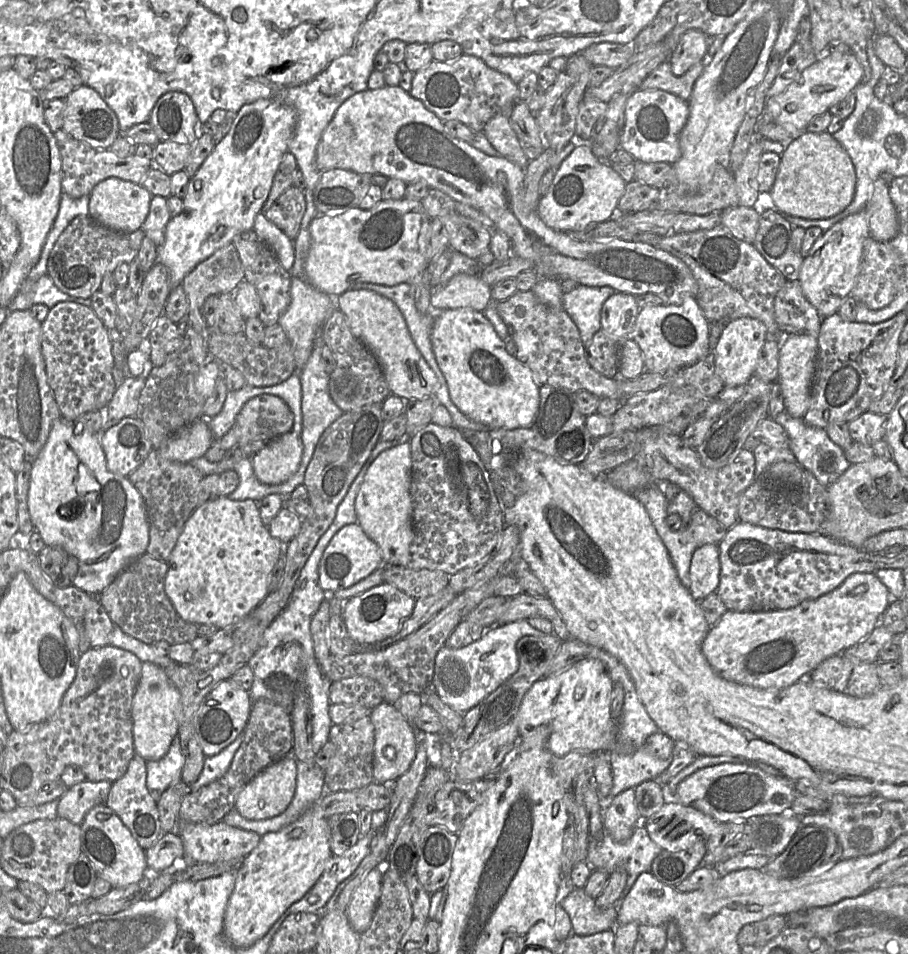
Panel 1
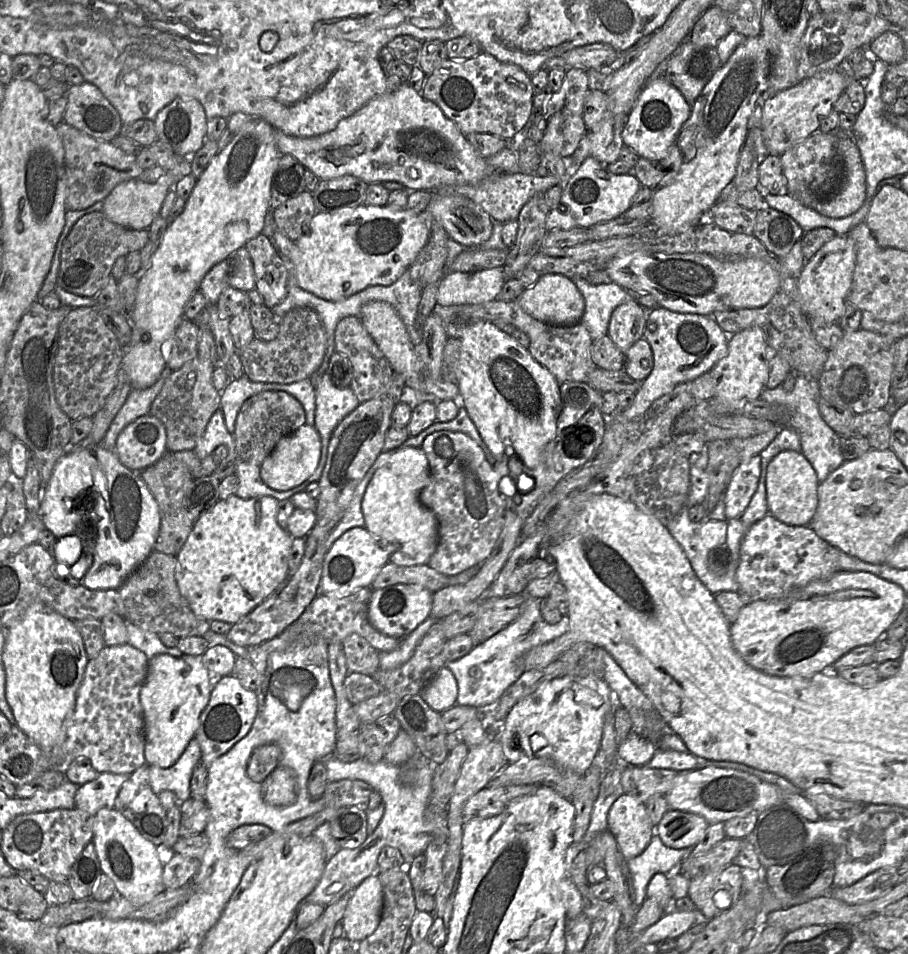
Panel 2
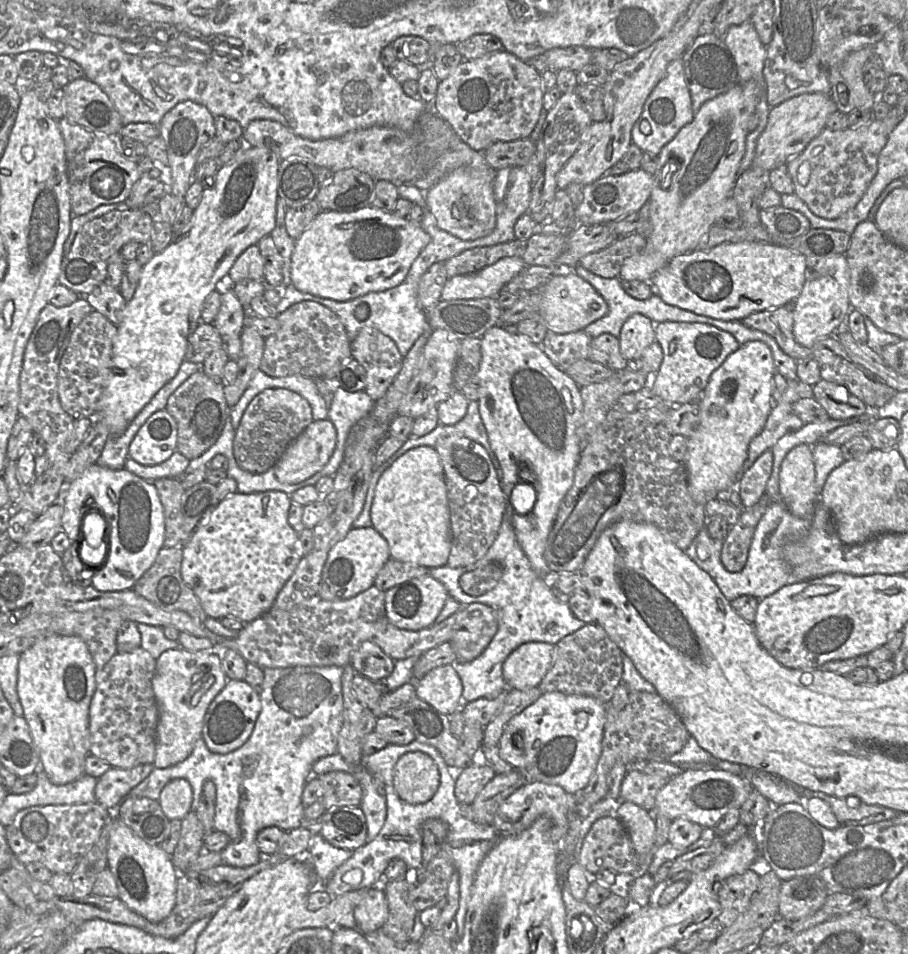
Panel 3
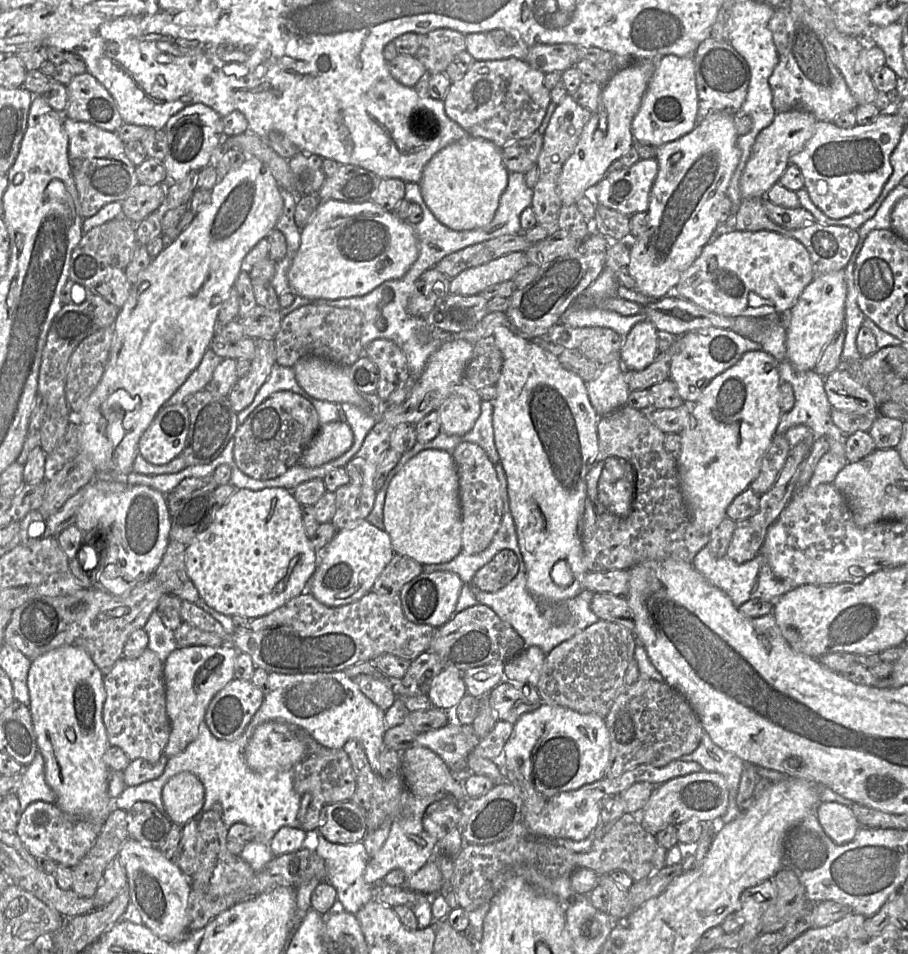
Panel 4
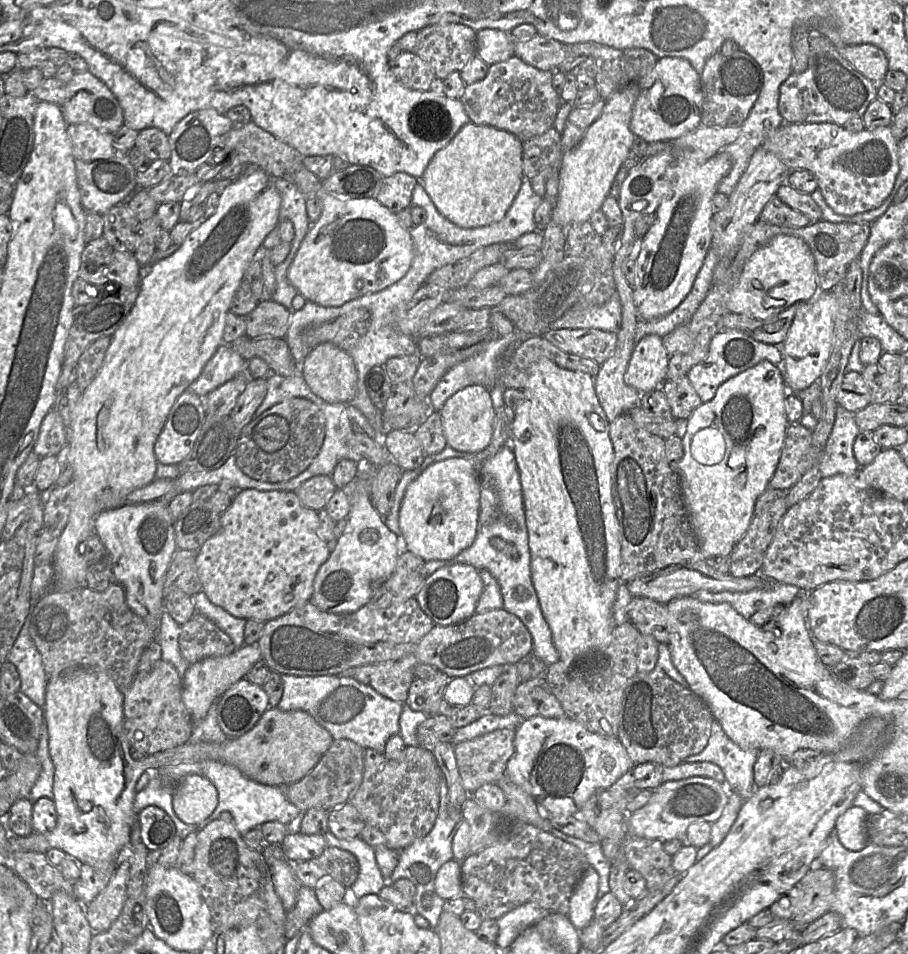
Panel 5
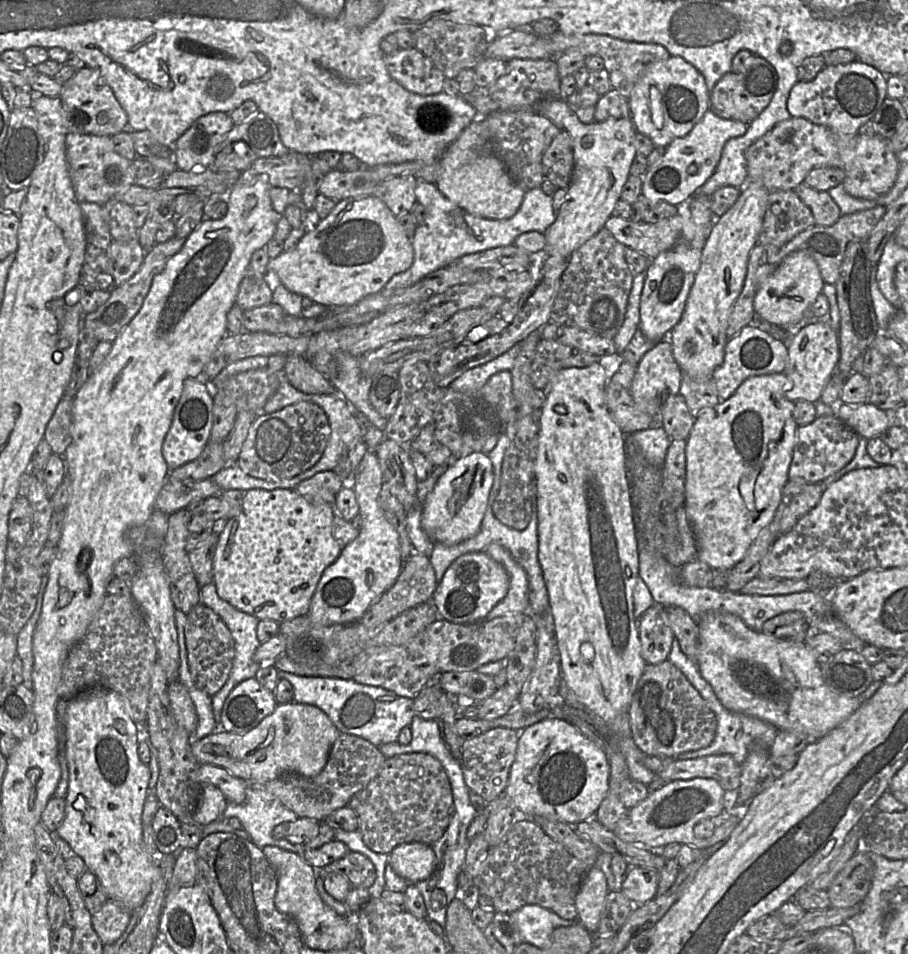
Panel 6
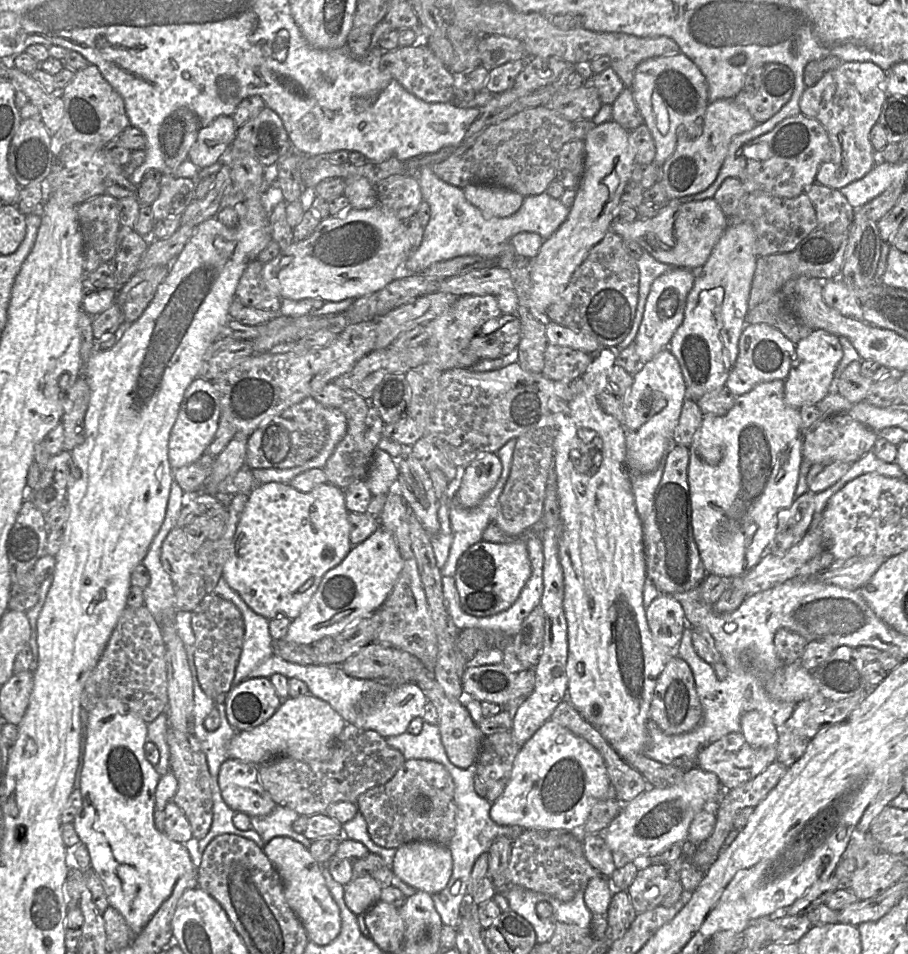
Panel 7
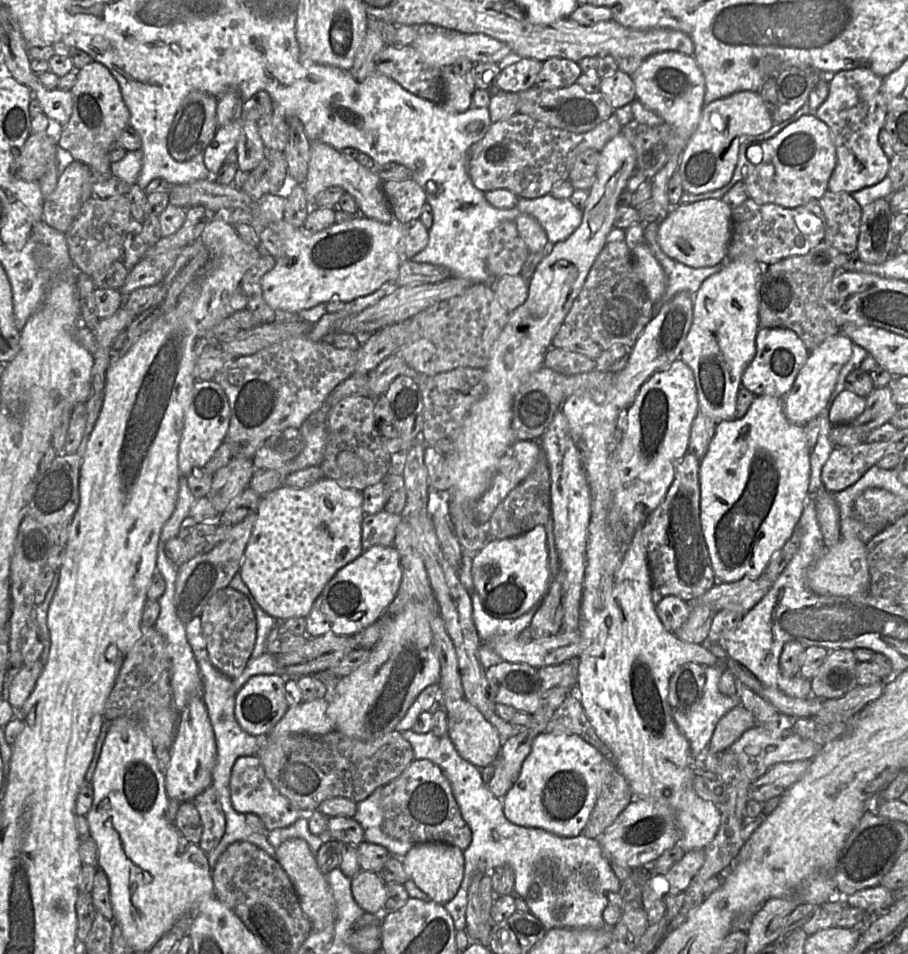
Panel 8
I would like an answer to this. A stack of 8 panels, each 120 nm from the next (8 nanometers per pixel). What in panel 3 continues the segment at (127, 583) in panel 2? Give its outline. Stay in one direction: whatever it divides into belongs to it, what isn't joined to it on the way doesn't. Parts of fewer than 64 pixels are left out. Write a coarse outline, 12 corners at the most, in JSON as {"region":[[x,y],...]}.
{"region":[[163,547],[133,590],[165,611],[208,616],[183,581],[181,547]]}

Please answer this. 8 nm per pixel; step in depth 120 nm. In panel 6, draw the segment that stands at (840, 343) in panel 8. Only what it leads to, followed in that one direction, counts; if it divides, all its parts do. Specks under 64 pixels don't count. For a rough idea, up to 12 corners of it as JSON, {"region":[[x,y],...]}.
{"region":[[828,319],[795,332],[786,397],[819,402],[840,357]]}

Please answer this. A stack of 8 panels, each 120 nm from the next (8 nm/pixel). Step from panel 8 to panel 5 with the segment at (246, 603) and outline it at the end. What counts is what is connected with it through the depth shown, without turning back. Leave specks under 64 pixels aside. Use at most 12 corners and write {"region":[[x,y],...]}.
{"region":[[200,613],[181,626],[188,665],[235,651],[231,638]]}

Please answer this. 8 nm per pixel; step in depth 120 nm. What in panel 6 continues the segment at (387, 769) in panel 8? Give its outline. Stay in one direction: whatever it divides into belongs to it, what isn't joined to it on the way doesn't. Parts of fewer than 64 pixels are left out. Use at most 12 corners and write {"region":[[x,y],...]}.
{"region":[[340,732],[316,776],[263,785],[298,818],[348,806],[386,757]]}

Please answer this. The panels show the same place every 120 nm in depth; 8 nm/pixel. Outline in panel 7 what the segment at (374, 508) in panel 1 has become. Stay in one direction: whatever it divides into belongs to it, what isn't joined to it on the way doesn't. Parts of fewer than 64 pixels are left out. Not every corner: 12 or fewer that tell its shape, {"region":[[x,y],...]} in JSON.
{"region":[[484,453],[460,472],[455,498],[478,505],[502,472],[496,453]]}

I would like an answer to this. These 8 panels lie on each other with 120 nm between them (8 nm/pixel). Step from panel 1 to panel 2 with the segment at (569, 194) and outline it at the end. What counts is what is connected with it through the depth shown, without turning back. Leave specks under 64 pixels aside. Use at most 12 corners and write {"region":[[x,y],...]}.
{"region":[[586,158],[562,186],[546,229],[622,215],[641,187]]}

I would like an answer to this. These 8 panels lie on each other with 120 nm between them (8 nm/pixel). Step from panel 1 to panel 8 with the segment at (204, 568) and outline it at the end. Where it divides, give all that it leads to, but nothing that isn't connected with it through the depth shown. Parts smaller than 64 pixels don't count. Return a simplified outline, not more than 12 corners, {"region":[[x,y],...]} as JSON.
{"region":[[322,477],[262,496],[239,573],[306,618],[359,557],[361,491]]}

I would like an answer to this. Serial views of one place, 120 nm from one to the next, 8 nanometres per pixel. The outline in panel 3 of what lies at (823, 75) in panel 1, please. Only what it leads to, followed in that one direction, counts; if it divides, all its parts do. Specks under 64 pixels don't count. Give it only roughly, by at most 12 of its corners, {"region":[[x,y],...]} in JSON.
{"region":[[831,95],[771,107],[753,166],[786,164],[826,127]]}

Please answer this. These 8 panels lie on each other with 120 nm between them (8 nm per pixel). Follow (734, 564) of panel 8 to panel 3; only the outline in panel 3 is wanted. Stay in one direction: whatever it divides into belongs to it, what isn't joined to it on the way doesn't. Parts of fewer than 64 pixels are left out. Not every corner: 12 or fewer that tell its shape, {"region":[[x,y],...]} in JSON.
{"region":[[769,346],[711,374],[682,462],[698,503],[737,486],[774,406]]}

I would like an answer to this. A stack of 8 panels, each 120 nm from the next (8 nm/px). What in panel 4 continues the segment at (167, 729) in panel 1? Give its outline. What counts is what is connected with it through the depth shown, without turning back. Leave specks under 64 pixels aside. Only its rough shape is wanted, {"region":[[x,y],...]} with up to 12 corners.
{"region":[[177,648],[163,663],[166,758],[197,738],[239,653]]}

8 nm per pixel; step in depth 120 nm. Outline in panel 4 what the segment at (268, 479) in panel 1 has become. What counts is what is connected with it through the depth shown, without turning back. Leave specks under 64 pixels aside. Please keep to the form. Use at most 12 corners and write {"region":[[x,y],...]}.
{"region":[[345,421],[324,424],[298,464],[313,468],[347,452]]}

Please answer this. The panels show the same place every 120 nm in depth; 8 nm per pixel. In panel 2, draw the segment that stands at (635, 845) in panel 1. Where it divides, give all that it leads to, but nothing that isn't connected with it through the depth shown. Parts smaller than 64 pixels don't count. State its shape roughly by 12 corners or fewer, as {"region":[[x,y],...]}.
{"region":[[654,833],[626,860],[634,904],[654,874],[679,871],[693,847],[669,848]]}

